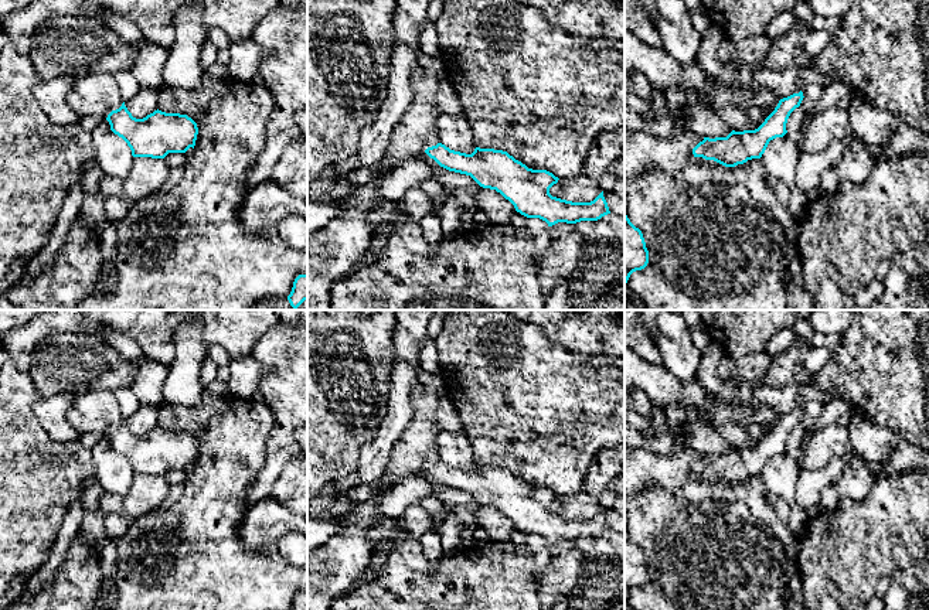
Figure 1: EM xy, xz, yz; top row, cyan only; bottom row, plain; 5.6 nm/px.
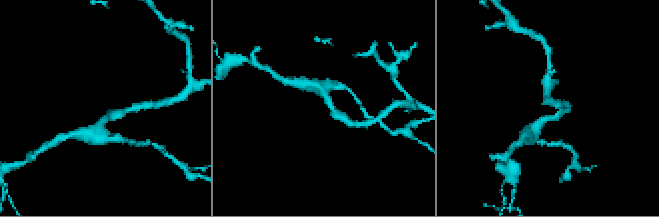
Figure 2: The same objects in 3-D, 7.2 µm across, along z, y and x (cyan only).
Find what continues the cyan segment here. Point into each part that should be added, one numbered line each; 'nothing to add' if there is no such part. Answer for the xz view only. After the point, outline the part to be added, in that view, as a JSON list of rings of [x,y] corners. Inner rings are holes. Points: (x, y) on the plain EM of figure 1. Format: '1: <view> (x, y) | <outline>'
nothing to add

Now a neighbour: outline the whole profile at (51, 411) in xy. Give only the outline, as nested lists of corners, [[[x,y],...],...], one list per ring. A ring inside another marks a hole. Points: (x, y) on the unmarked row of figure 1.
[[[68,395],[42,396],[34,403],[34,413],[48,436],[59,443],[74,442],[79,433],[67,419],[74,398]]]

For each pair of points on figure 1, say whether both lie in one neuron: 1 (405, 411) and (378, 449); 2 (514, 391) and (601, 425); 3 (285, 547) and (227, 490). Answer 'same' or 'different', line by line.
1: same
2: same
3: different

